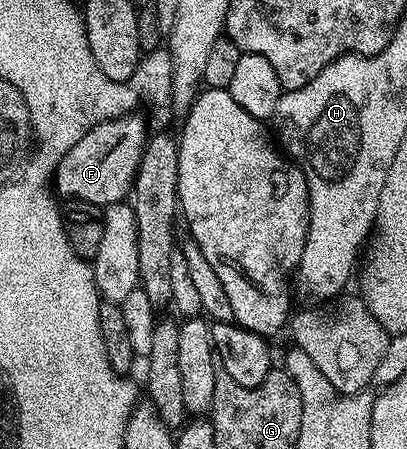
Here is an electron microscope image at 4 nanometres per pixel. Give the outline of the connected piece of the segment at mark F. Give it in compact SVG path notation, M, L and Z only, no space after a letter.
M125 113L95 123L82 141L62 157L54 176L54 191L61 200L80 199L92 204L93 208L103 209L111 203L123 203L131 196L136 170L150 134L143 117L132 114L136 113Z

